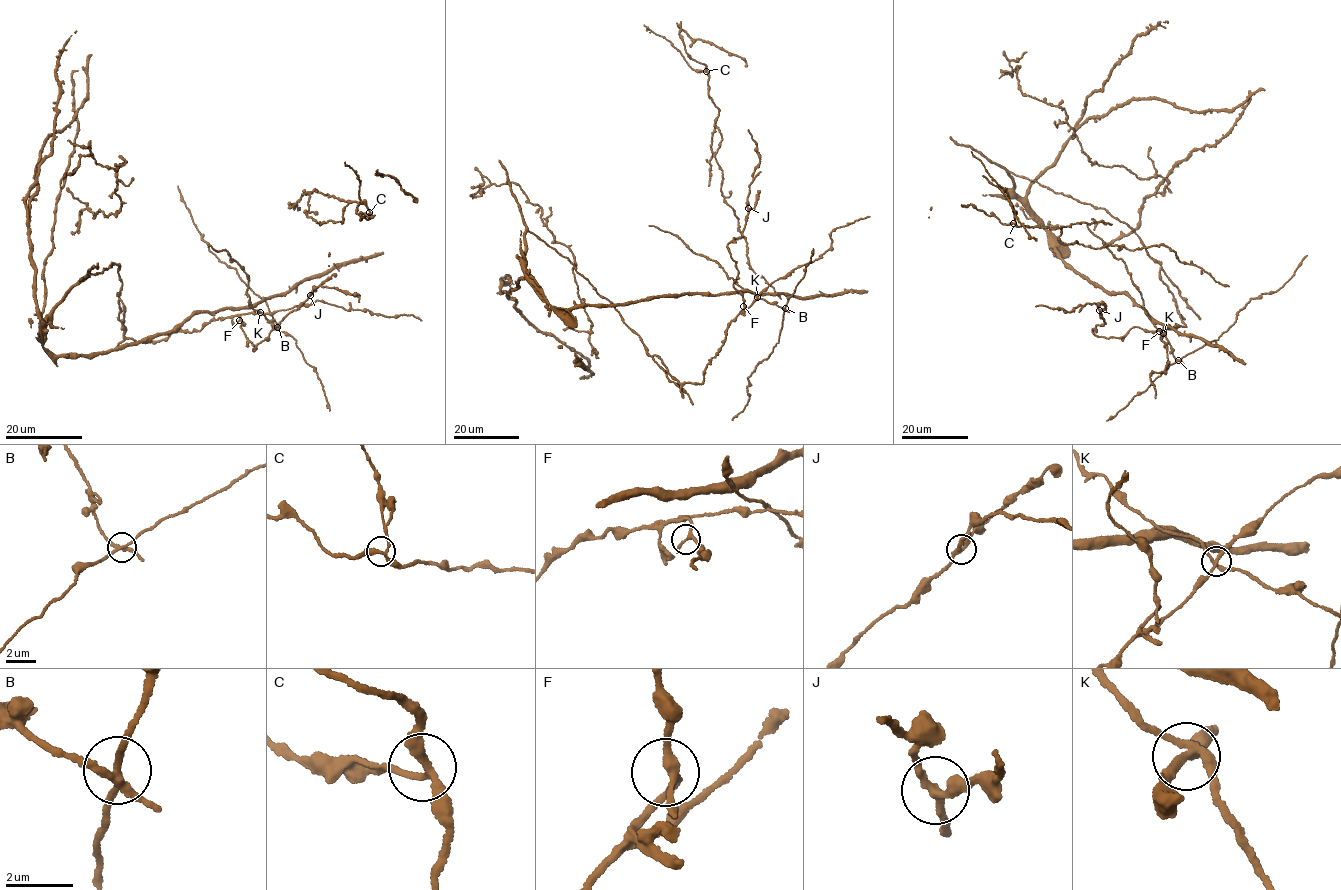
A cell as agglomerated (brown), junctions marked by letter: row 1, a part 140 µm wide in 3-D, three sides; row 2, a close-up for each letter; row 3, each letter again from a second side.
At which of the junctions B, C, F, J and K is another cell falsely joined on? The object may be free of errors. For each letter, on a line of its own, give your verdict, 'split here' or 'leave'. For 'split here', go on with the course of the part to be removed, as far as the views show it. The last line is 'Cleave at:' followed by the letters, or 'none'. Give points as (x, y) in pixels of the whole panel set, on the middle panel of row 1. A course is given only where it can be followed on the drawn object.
B: split here | (785, 308), (778, 342), (748, 378), (748, 401), (732, 420)
C: leave
F: leave
J: leave
K: leave
Cleave at: B

